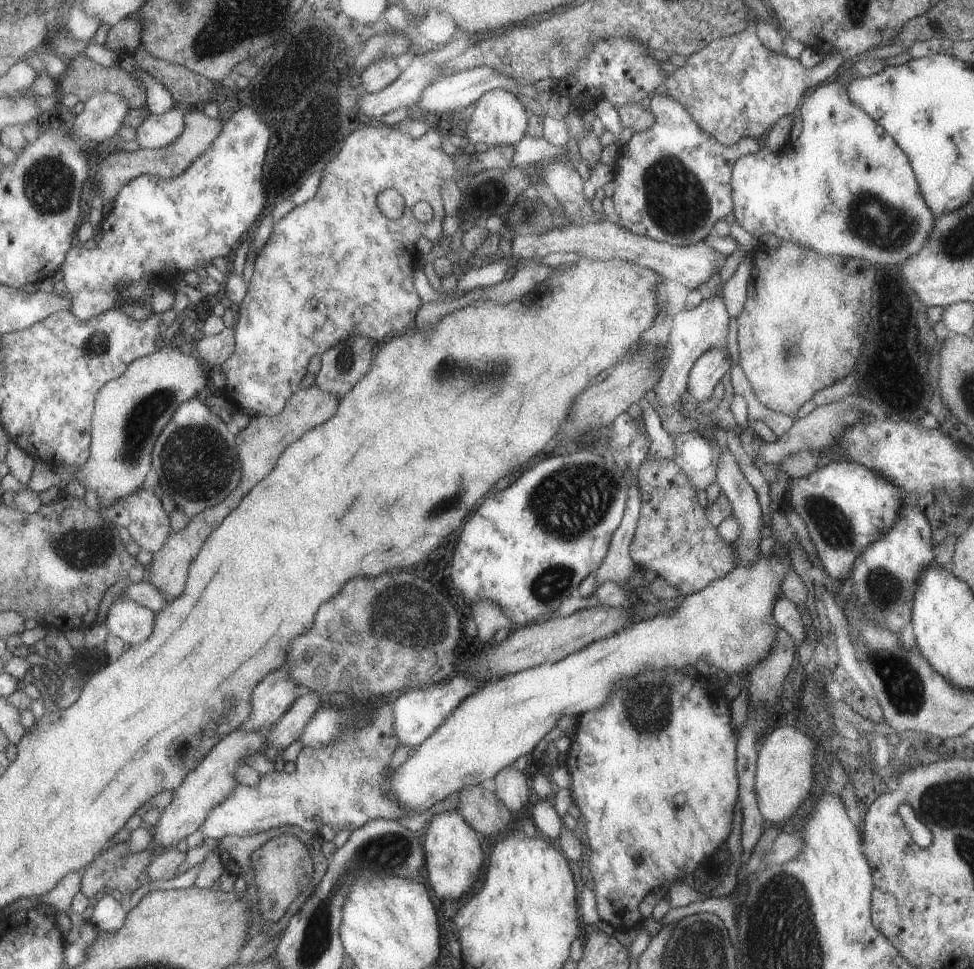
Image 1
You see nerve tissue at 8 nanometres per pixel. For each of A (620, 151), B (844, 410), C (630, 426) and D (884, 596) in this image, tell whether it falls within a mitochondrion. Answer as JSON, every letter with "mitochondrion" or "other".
{"A":"other","B":"mitochondrion","C":"other","D":"mitochondrion"}

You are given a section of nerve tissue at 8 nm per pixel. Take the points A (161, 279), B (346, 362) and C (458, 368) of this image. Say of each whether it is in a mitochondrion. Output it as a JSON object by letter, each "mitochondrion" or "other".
{"A":"other","B":"mitochondrion","C":"mitochondrion"}

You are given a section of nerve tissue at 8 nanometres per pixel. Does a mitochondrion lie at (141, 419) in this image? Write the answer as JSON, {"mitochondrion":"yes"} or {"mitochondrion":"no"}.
{"mitochondrion":"yes"}

